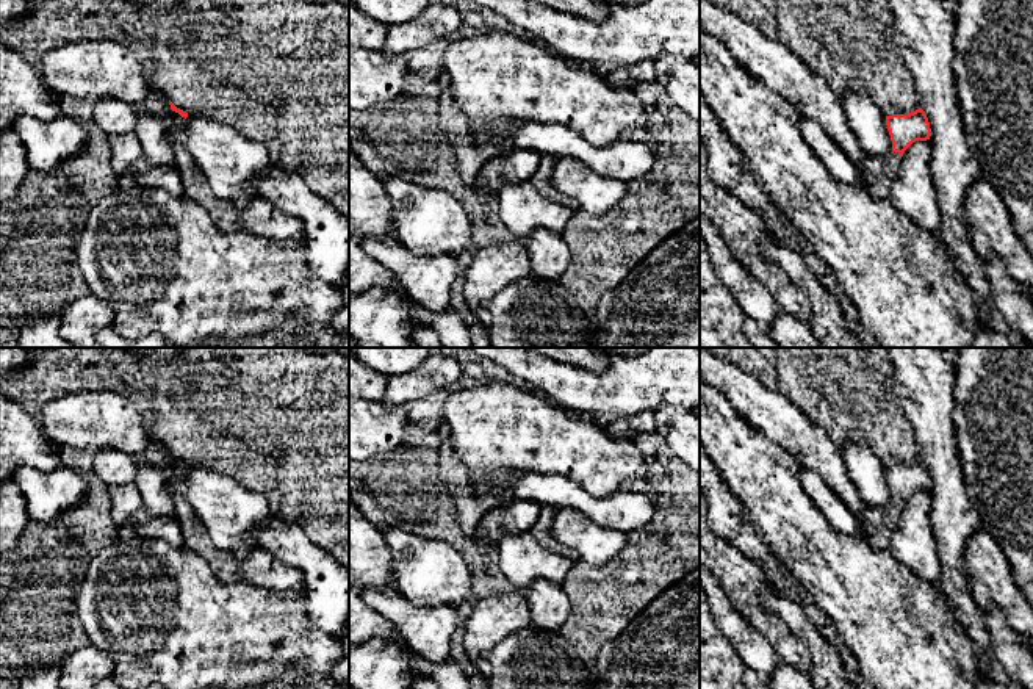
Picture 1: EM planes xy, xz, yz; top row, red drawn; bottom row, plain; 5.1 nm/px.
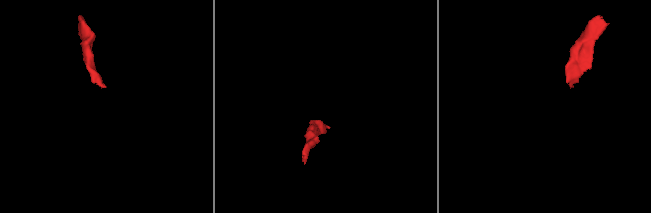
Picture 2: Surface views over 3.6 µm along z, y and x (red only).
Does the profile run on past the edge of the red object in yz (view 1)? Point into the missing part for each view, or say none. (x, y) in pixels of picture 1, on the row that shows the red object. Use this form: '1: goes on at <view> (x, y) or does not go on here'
1: goes on at yz (877, 176)

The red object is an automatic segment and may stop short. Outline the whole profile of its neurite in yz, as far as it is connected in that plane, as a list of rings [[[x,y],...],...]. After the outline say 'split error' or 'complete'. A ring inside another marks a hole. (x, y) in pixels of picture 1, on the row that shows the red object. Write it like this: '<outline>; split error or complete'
[[[922,108],[909,114],[886,116],[892,152],[867,161],[858,169],[856,183],[875,199],[889,199],[905,150],[916,141],[931,136],[928,117]]]; split error

